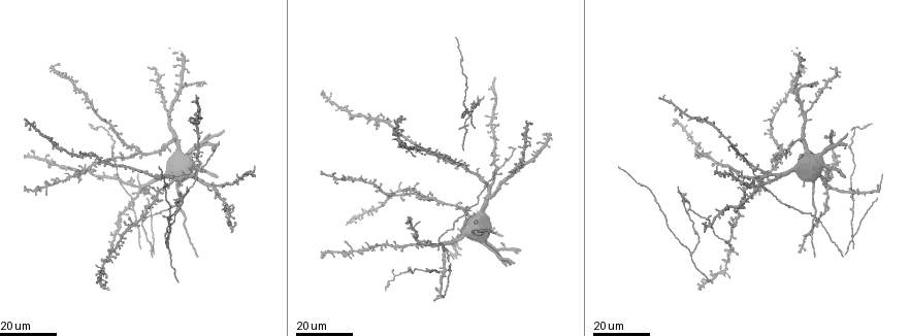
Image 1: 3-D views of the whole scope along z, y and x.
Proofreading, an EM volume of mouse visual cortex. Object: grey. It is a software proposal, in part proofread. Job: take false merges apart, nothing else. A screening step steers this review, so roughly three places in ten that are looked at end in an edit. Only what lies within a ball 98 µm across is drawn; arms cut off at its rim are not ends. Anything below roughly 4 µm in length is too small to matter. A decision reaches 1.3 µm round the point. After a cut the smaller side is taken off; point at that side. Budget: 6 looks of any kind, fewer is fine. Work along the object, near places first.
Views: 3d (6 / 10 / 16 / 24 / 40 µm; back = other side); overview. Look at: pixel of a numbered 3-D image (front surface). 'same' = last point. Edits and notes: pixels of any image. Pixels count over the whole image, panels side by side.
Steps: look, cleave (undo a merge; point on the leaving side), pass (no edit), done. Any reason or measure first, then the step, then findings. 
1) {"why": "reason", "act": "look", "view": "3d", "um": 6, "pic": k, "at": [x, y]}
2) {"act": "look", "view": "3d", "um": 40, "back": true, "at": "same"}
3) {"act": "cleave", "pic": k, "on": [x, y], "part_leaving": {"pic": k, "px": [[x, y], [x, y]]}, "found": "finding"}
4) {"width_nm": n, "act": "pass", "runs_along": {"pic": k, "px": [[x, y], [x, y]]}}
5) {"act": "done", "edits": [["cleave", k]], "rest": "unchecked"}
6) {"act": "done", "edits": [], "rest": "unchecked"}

{"why": "a fork", "act": "look", "view": "3d", "um": 24, "pic": 1, "at": [434, 197]}

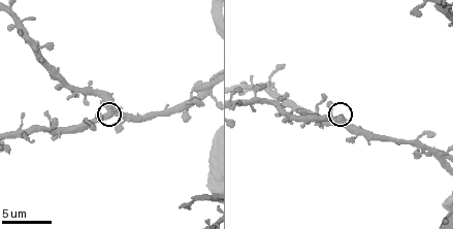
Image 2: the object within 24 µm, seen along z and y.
{"act": "look", "view": "3d", "um": 6, "pic": 2, "at": [340, 119]}

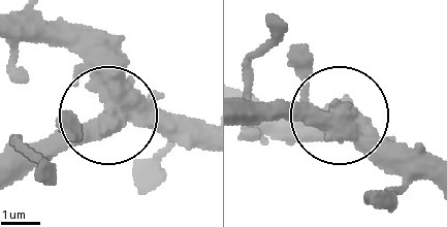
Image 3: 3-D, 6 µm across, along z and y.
{"side_arm_um": 51, "act": "cleave", "pic": 3, "on": [75, 125], "found": "two neurons meet here"}

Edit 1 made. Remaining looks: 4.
{"why": "side arm on a straight run", "act": "look", "view": "3d", "um": 24, "pic": 1, "at": [691, 251]}

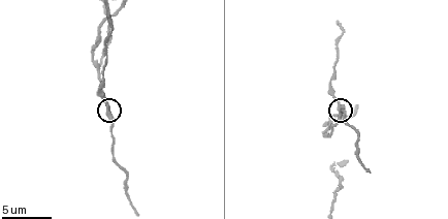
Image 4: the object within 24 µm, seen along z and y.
{"why": "zoom in", "act": "look", "view": "3d", "um": 6, "pic": 4, "at": [338, 107]}

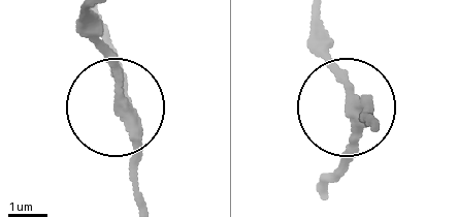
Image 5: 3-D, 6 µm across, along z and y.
{"act": "look", "view": "3d", "um": 6, "back": true, "pic": 5, "at": [126, 114]}

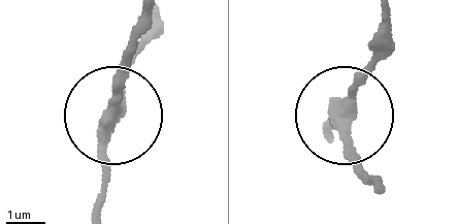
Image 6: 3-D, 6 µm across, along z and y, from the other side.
{"width_nm": 290, "act": "pass", "runs_along": {"pic": 6, "px": [[139, 25], [100, 212]]}, "found": "all the same neuron"}

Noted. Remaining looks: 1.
{"act": "done", "edits": [["cleave", 3]], "rest": "unchecked"}

